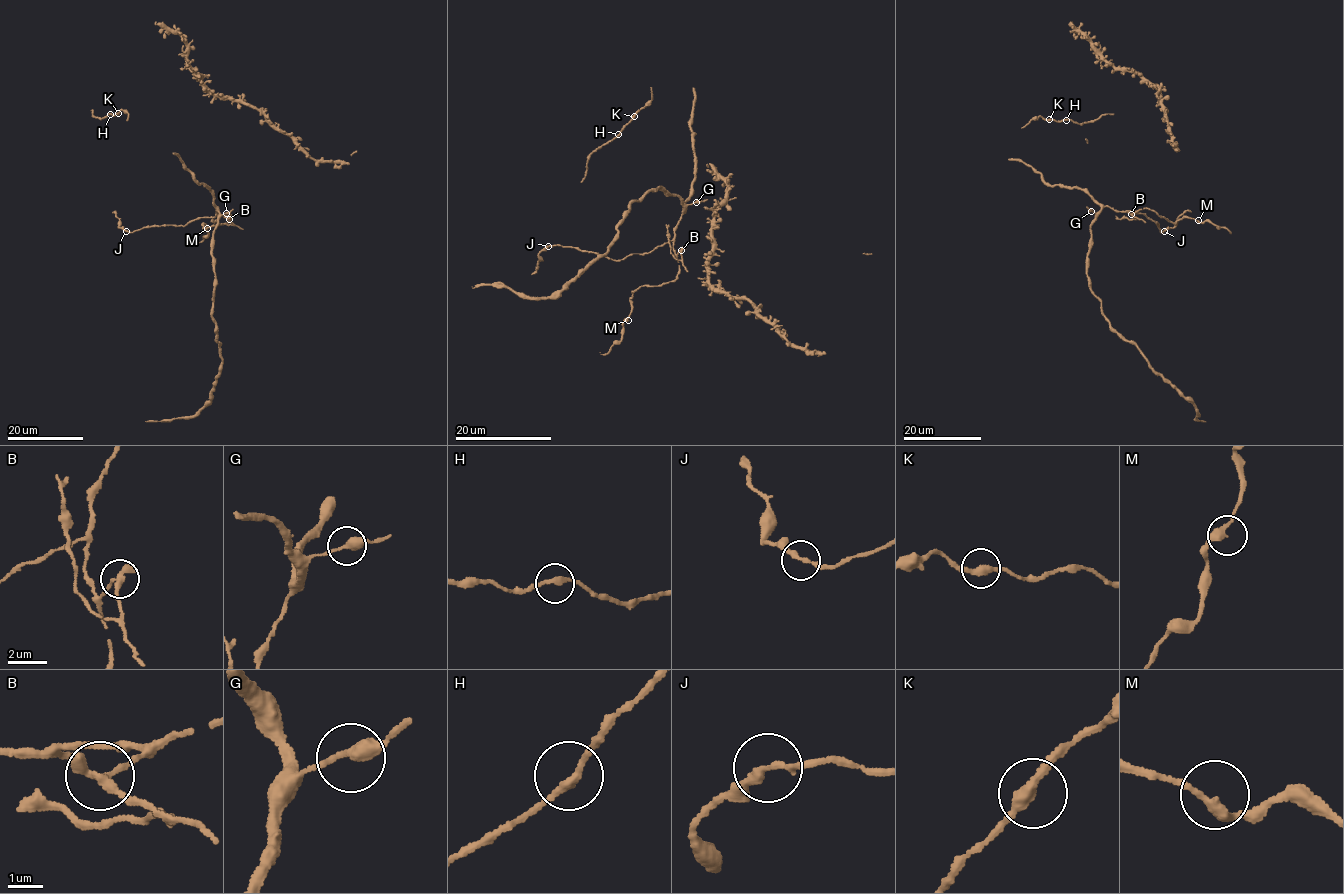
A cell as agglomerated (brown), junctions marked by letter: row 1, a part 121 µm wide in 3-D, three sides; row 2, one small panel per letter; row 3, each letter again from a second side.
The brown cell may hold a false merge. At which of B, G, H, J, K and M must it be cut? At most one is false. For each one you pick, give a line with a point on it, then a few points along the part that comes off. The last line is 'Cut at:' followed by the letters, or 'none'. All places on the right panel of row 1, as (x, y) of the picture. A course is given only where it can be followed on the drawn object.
B: place (1131, 214); course (1131, 214), (1139, 219), (1115, 218)
Cut at: B

